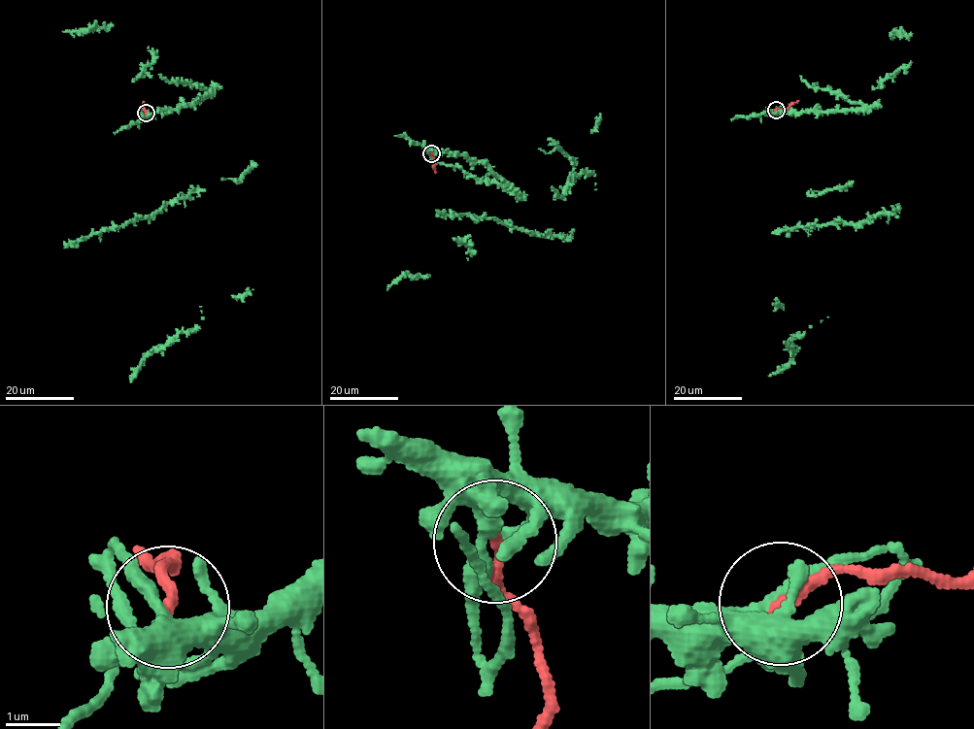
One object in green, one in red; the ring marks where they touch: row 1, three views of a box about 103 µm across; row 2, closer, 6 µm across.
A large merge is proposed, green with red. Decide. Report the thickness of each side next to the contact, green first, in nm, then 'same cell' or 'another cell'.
280 nm thick on the green side, 180 nm on the other; another cell

